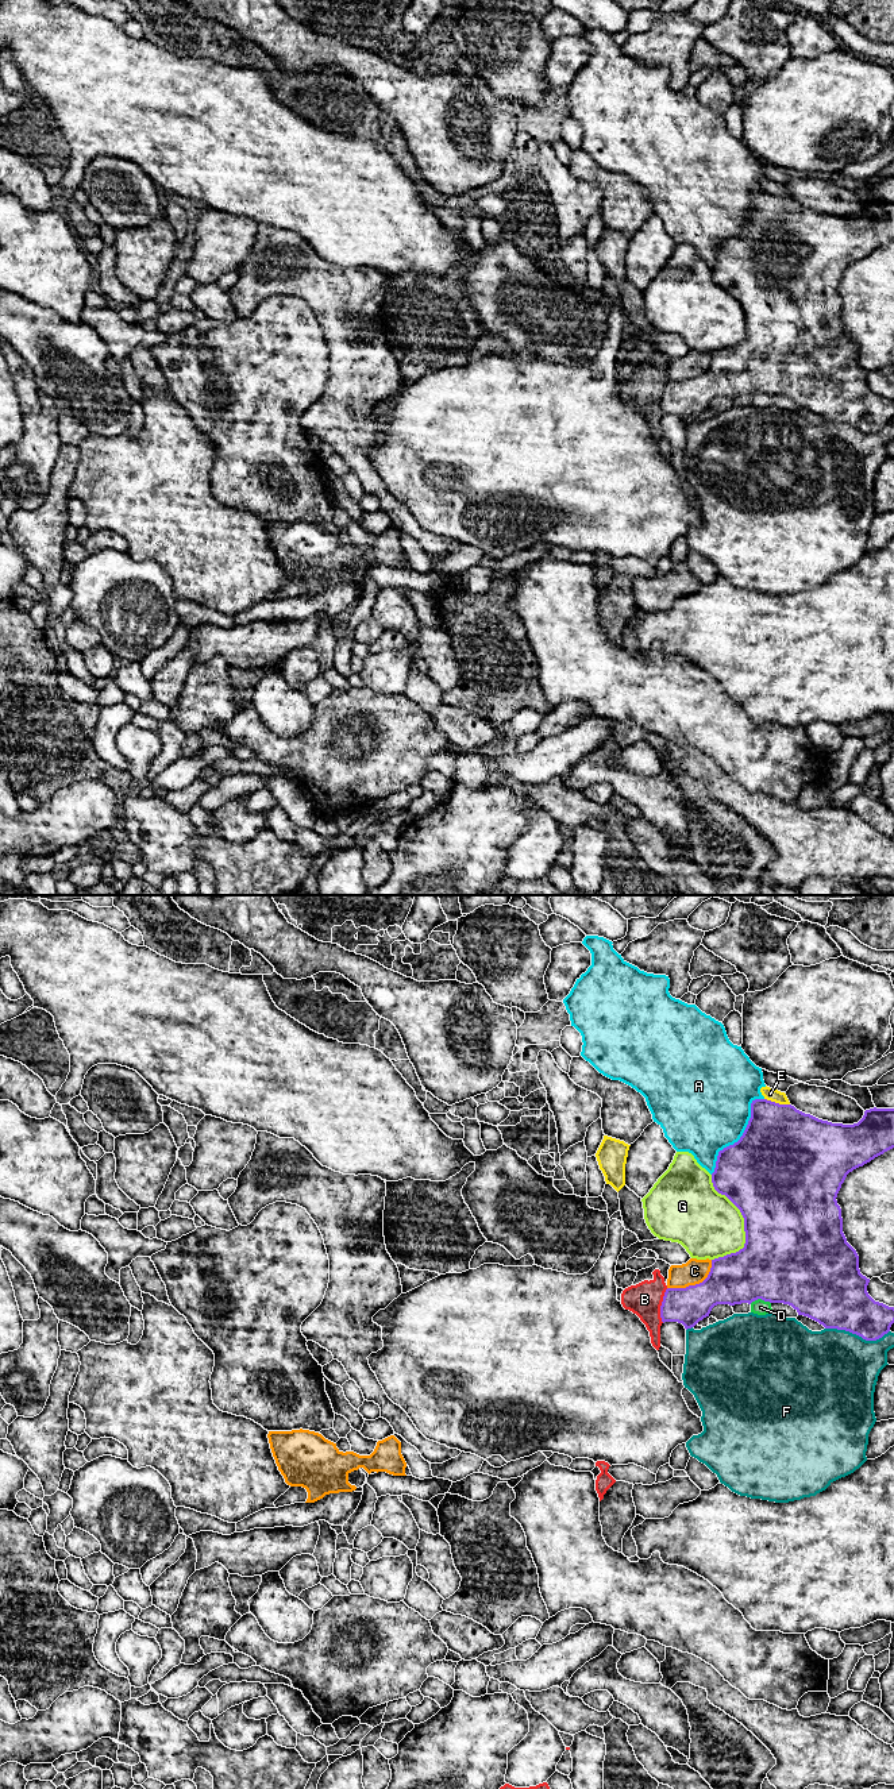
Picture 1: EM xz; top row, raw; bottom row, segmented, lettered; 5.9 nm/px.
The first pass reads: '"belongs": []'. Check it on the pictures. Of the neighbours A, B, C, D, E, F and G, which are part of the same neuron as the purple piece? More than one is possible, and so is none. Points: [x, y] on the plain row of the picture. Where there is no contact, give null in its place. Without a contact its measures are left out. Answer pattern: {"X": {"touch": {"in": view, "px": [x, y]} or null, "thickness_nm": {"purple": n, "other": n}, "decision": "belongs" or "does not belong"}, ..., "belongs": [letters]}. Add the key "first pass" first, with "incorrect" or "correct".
{"first pass": "correct", "A": {"touch": {"in": "xz", "px": [742, 228]}, "thickness_nm": {"purple": 500, "other": 480}, "decision": "does not belong"}, "B": {"touch": {"in": "xz", "px": [661, 398]}, "thickness_nm": {"purple": 220, "other": 200}, "decision": "does not belong"}, "C": {"touch": {"in": "xz", "px": [696, 377]}, "thickness_nm": {"purple": 300, "other": 150}, "decision": "does not belong"}, "D": {"touch": {"in": "xz", "px": [759, 390]}, "thickness_nm": {"purple": 480, "other": 90}, "decision": "does not belong"}, "E": {"touch": {"in": "xz", "px": [777, 196]}, "thickness_nm": {"purple": 480, "other": 80}, "decision": "does not belong"}, "F": {"touch": {"in": "xz", "px": [858, 427]}, "thickness_nm": {"purple": 360, "other": 480}, "decision": "does not belong"}, "G": {"touch": {"in": "xz", "px": [744, 317]}, "thickness_nm": {"purple": 500, "other": 400}, "decision": "does not belong"}, "belongs": []}

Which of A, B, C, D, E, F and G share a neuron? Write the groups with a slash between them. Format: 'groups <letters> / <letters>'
groups A / B / C / D / E / F / G

